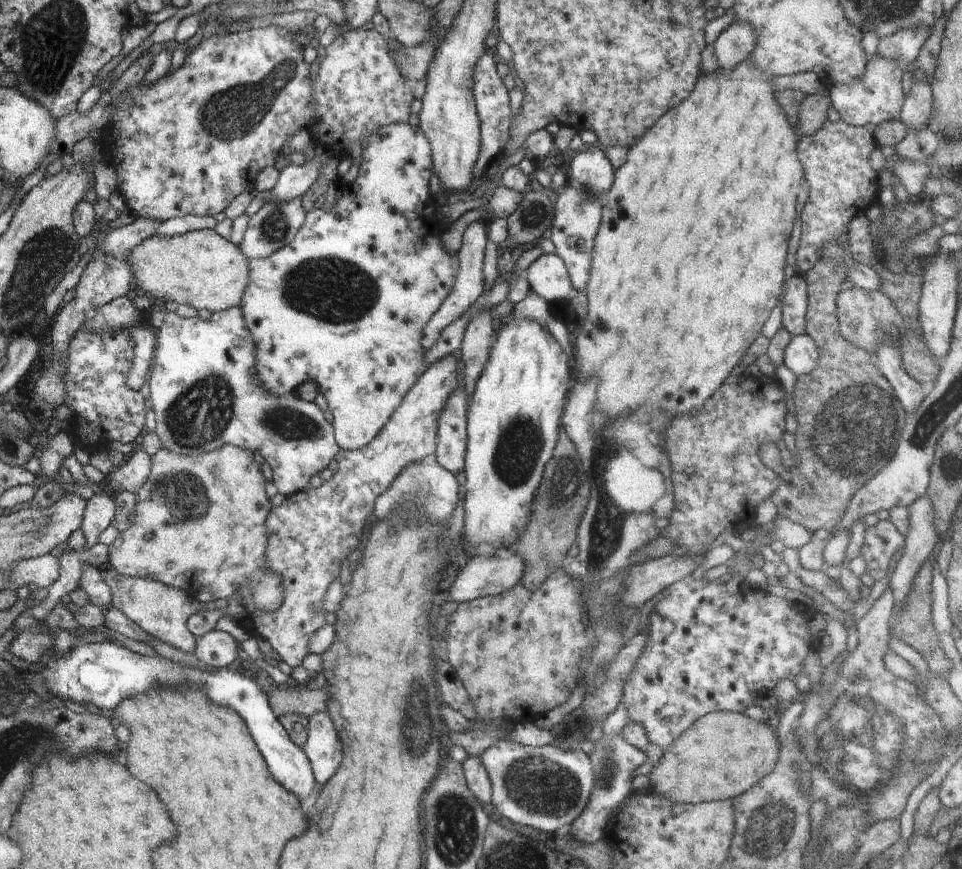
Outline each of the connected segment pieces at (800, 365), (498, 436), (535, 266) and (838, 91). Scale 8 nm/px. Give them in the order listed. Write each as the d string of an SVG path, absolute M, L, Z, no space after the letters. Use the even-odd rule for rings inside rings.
M808 334L791 336L784 352L784 366L799 377L810 374L817 366L819 352L815 340Z
M513 316L503 320L496 327L494 344L490 351L490 358L486 362L484 372L480 374L480 378L476 380L476 388L469 400L469 405L466 410L467 418L467 451L465 456L464 472L466 476L466 485L464 486L464 500L462 501L464 514L464 537L465 537L465 552L474 558L477 554L477 548L480 544L488 544L494 547L494 554L498 549L506 549L514 544L523 532L526 532L526 526L530 524L530 512L532 512L532 504L534 504L534 492L538 492L536 488L542 482L542 474L544 468L547 468L550 458L553 457L554 448L558 444L558 434L561 429L561 416L564 412L564 399L570 392L570 375L572 373L571 366L568 368L568 357L564 354L564 350L558 340L546 330L542 324L534 322L534 320L524 320L524 318L514 318Z
M544 253L525 272L530 291L549 304L573 295L574 288L564 261L555 253Z
M878 52L869 59L866 64L866 72L860 80L854 84L834 84L829 88L832 105L840 114L840 118L850 126L864 127L866 124L880 126L886 120L900 119L905 95L902 92L902 80L905 71L892 63L892 60L884 60L878 56Z

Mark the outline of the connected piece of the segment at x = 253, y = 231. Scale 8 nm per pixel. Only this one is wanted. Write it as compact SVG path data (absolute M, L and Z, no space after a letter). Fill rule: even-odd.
M301 197L292 198L292 200L278 200L278 198L268 200L256 214L249 218L248 228L239 248L247 259L266 258L294 240L298 229L304 224L305 216Z

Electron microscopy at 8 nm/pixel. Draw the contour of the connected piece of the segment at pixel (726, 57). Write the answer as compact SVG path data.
M733 22L714 43L714 54L721 68L734 68L751 56L758 36L748 22Z

